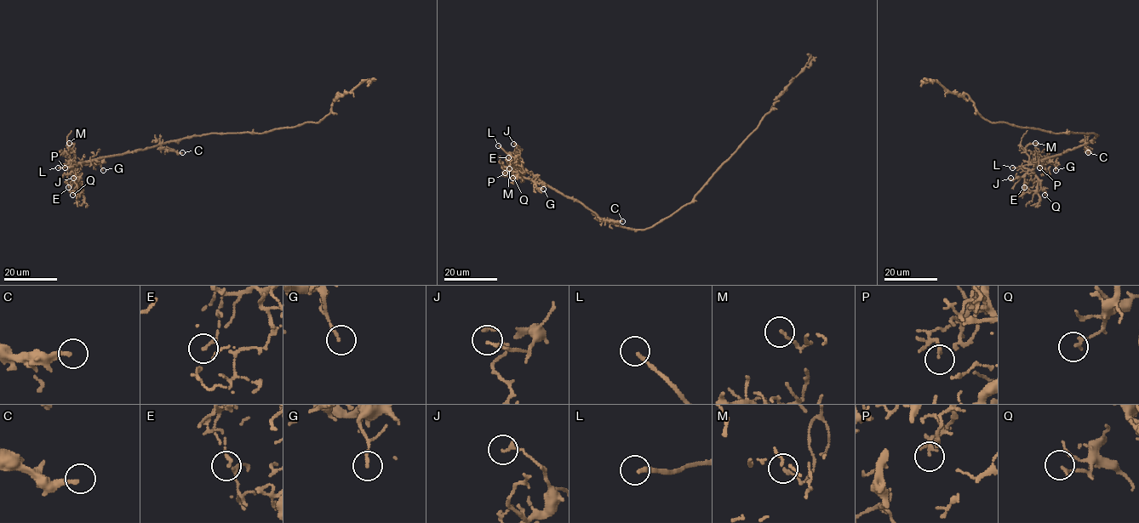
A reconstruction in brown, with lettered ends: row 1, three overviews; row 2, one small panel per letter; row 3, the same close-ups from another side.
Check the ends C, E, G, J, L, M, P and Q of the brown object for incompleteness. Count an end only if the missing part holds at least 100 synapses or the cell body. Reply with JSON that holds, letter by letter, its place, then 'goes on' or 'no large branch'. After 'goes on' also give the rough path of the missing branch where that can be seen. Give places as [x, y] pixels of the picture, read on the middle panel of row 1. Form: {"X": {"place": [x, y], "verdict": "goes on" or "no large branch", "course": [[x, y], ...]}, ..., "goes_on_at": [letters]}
{"C": {"place": [622, 221], "verdict": "no large branch"}, "E": {"place": [508, 157], "verdict": "no large branch"}, "G": {"place": [543, 189], "verdict": "no large branch"}, "J": {"place": [513, 144], "verdict": "no large branch"}, "L": {"place": [498, 145], "verdict": "goes on", "course": [[498, 145], [493, 144], [485, 163], [487, 195], [518, 245]]}, "M": {"place": [509, 168], "verdict": "no large branch"}, "P": {"place": [505, 173], "verdict": "no large branch"}, "Q": {"place": [512, 178], "verdict": "no large branch"}, "goes_on_at": ["L"]}

